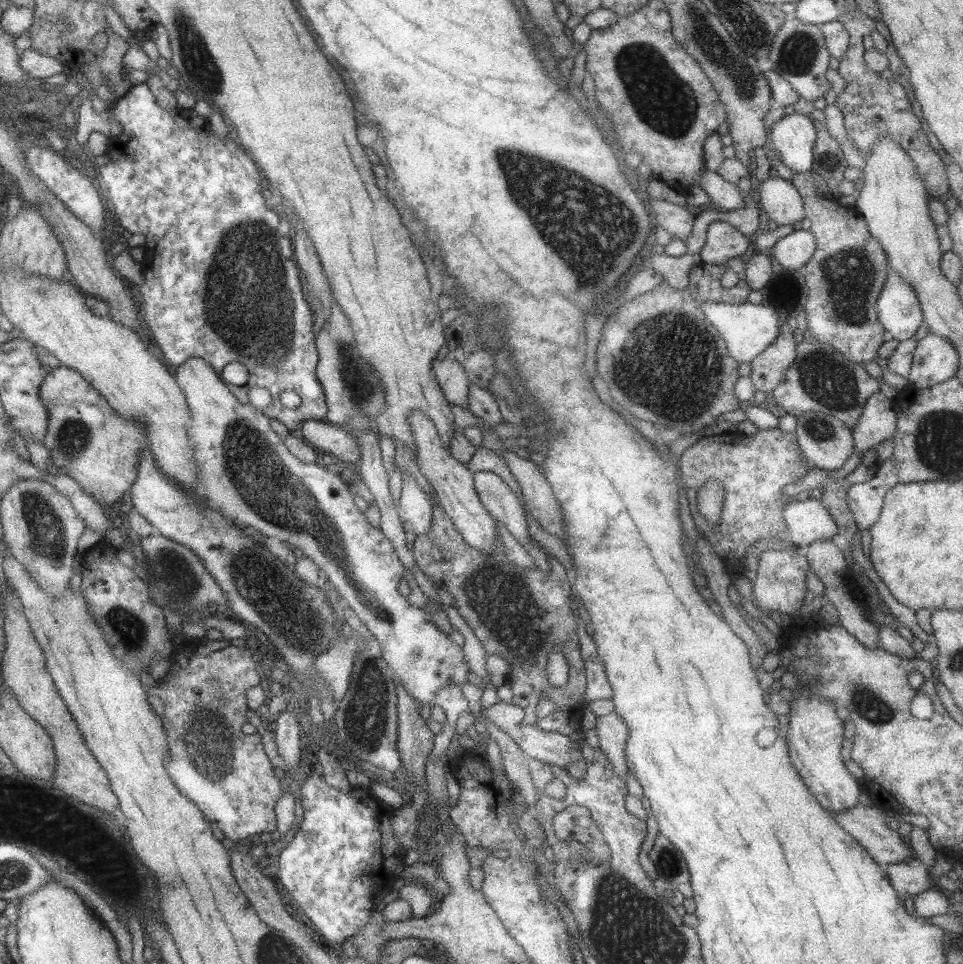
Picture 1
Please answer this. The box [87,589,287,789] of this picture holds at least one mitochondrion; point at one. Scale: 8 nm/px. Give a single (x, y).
(207, 739)

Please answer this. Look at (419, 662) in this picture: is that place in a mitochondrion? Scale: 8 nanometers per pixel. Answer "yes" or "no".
no

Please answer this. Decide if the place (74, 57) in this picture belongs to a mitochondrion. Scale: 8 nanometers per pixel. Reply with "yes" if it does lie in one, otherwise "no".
no

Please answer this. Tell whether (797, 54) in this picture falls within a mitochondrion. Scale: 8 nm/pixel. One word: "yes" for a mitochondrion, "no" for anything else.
yes

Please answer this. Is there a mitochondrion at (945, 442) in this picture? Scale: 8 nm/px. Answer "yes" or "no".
yes

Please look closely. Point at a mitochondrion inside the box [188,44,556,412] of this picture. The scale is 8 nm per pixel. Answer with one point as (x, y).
(245, 304)

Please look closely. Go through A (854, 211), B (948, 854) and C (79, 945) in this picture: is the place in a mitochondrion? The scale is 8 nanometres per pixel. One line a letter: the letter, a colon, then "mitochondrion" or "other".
A: other
B: other
C: other

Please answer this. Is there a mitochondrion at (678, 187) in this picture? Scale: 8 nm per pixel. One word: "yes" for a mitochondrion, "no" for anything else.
no

